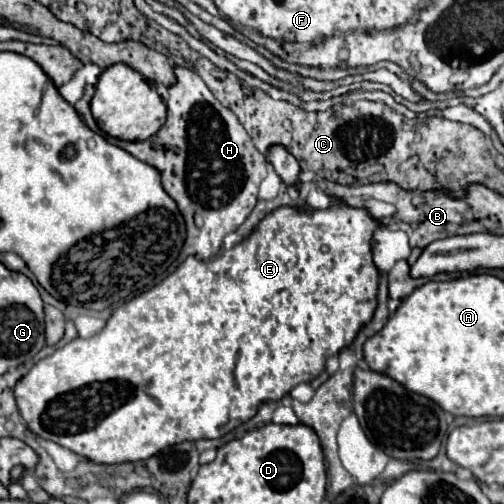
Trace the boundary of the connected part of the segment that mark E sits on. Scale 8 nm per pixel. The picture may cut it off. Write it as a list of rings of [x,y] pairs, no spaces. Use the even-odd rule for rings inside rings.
[[[344,201],[330,205],[328,209],[310,209],[310,207],[278,207],[268,213],[254,231],[212,261],[198,261],[188,257],[172,275],[168,275],[162,283],[152,287],[150,291],[140,293],[132,301],[118,307],[108,319],[106,327],[90,337],[90,339],[74,339],[68,345],[56,349],[52,355],[38,361],[26,377],[22,377],[14,389],[16,403],[22,419],[28,425],[38,425],[38,437],[44,441],[54,441],[94,463],[124,463],[124,461],[142,461],[164,447],[182,443],[182,441],[198,441],[198,439],[218,439],[230,433],[234,427],[246,423],[258,411],[262,401],[280,401],[290,393],[298,383],[316,379],[324,367],[326,359],[340,353],[344,345],[350,345],[370,319],[376,309],[378,281],[380,271],[372,261],[372,235],[380,227],[380,219],[374,219],[366,207],[352,207]]]

